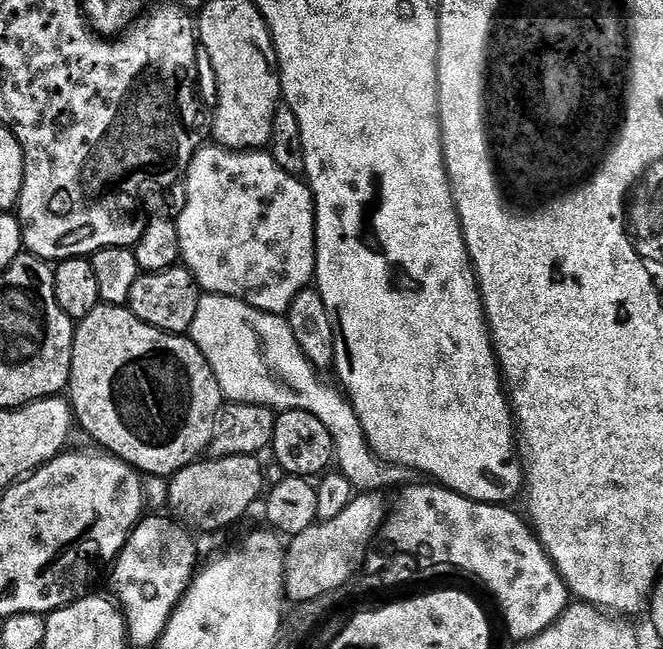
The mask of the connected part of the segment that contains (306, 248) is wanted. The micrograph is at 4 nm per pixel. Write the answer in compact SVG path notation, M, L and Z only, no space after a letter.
M201 146L195 152L192 161L188 163L187 173L182 180L182 185L184 184L184 209L178 212L176 216L176 230L183 267L188 269L188 273L196 281L197 289L203 290L205 293L241 300L250 306L254 306L260 312L287 313L297 294L302 289L309 287L316 275L316 206L312 203L312 189L303 179L286 174L286 170L282 170L282 166L278 166L278 162L274 162L271 151L234 152L230 148L208 147Z

